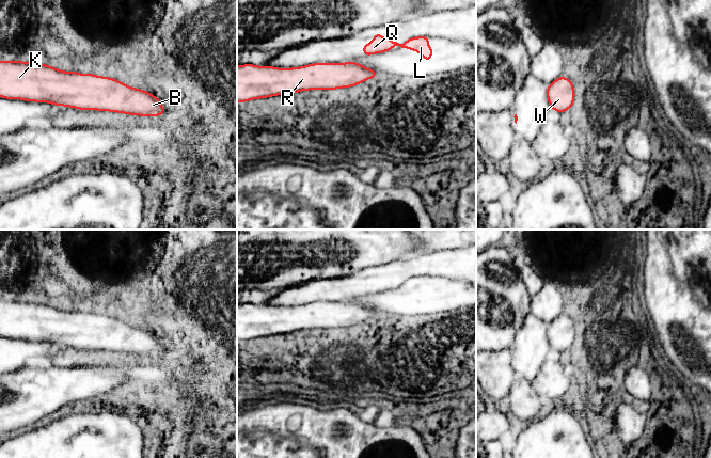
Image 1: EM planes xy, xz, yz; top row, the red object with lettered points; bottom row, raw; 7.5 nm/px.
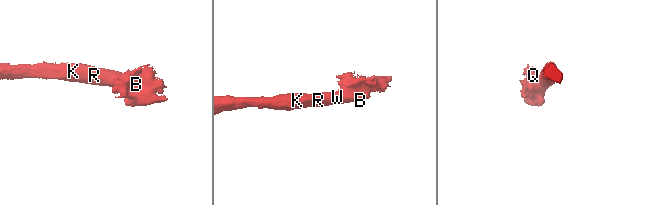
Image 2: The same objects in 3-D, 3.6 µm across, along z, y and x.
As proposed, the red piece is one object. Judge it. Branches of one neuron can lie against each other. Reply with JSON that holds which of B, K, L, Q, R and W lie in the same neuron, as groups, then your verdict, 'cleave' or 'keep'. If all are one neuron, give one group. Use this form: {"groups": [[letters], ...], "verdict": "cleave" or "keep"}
{"groups": [["B", "K", "L", "Q", "R", "W"]], "verdict": "keep"}

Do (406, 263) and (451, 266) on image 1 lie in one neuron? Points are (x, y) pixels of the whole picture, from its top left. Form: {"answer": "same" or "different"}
{"answer": "same"}

